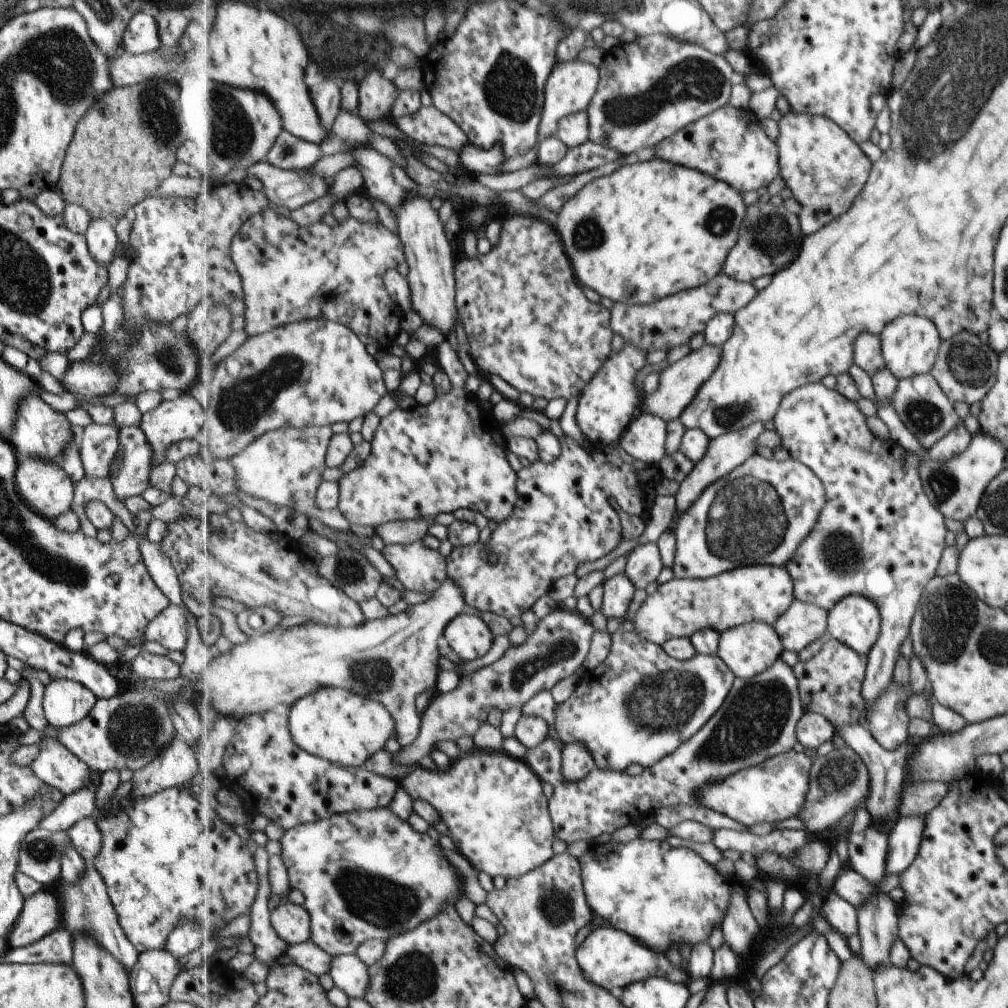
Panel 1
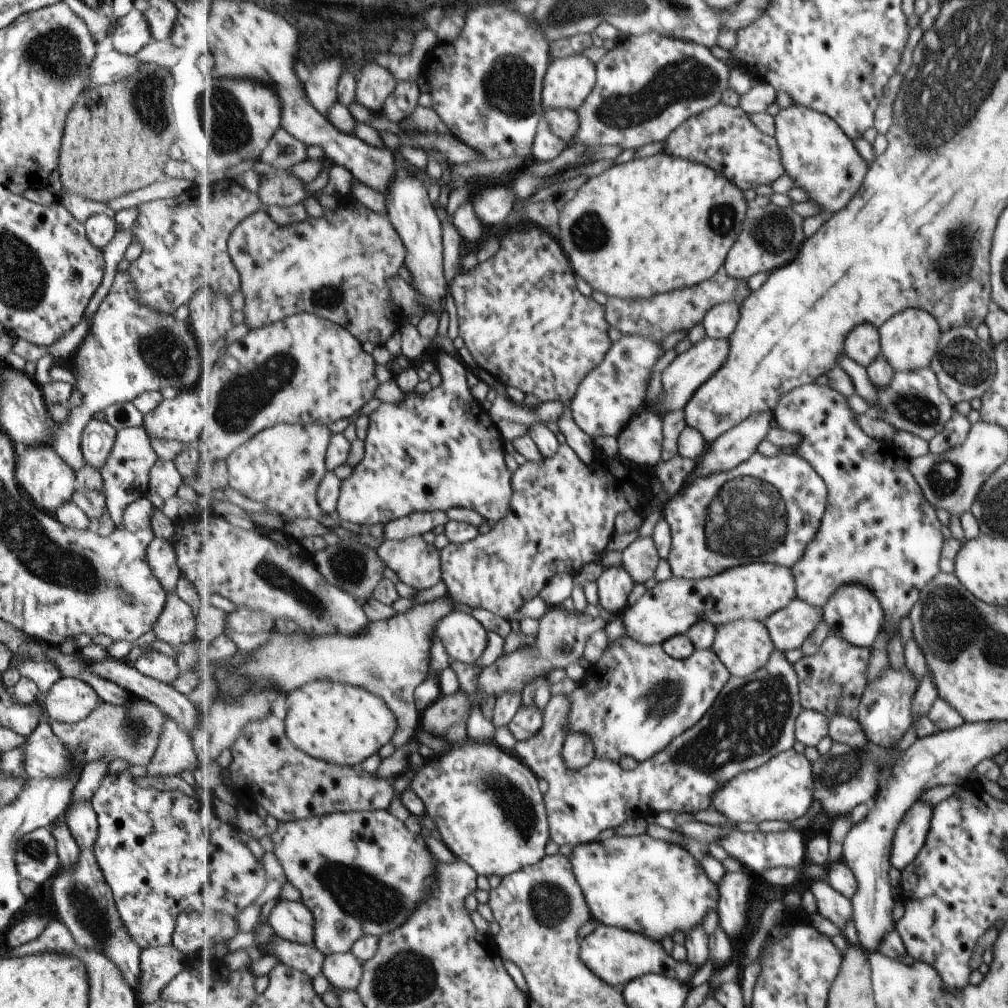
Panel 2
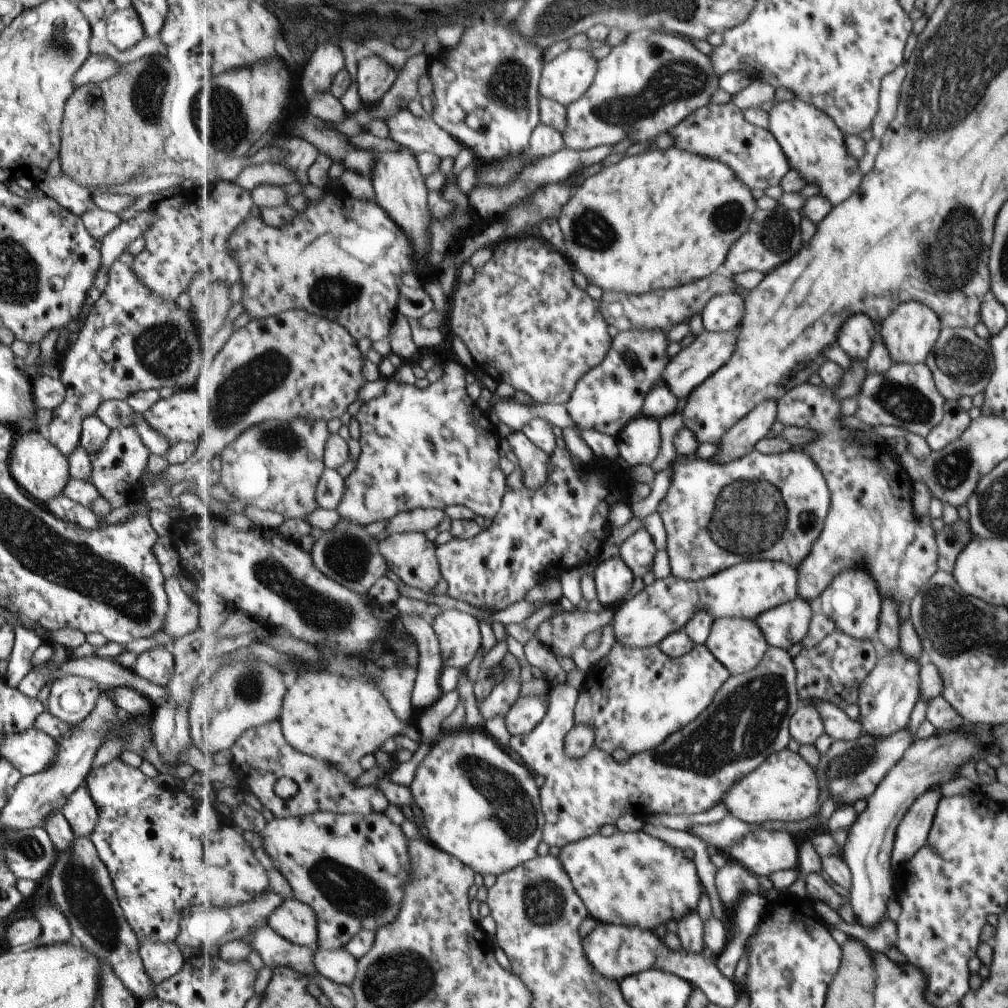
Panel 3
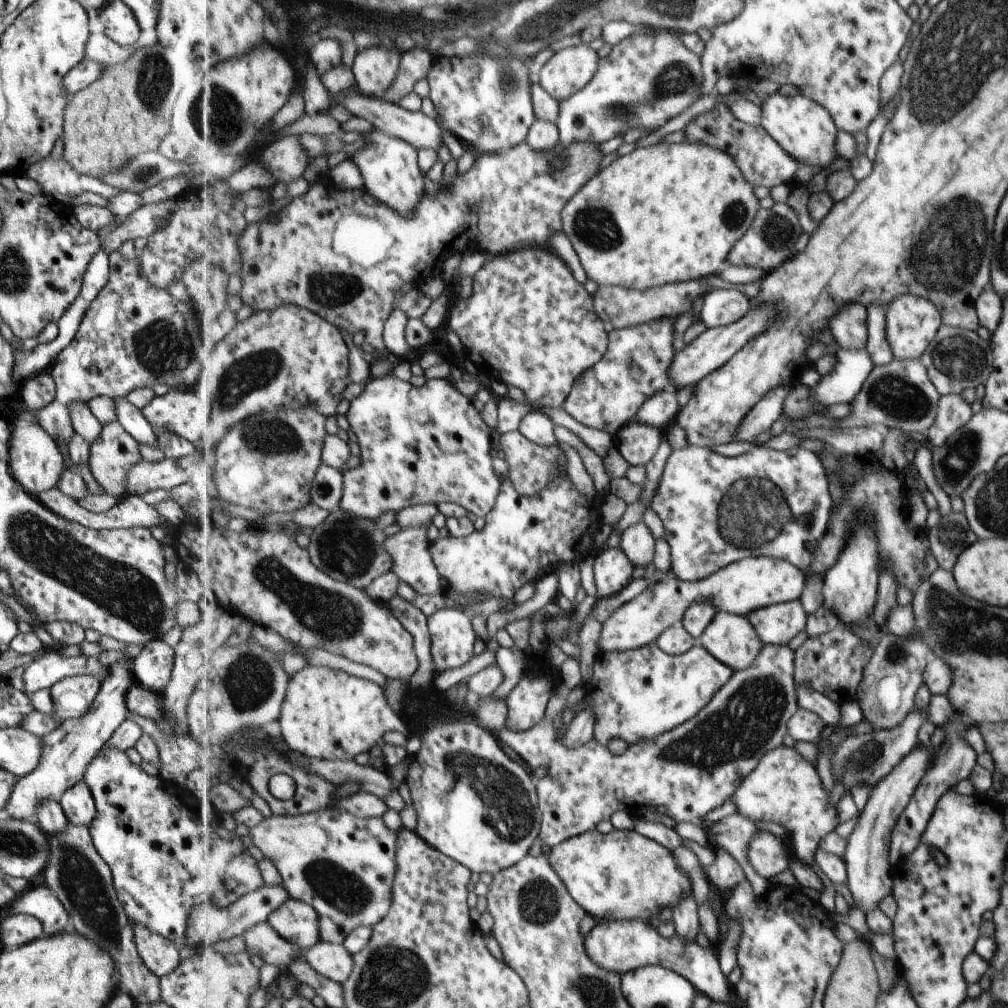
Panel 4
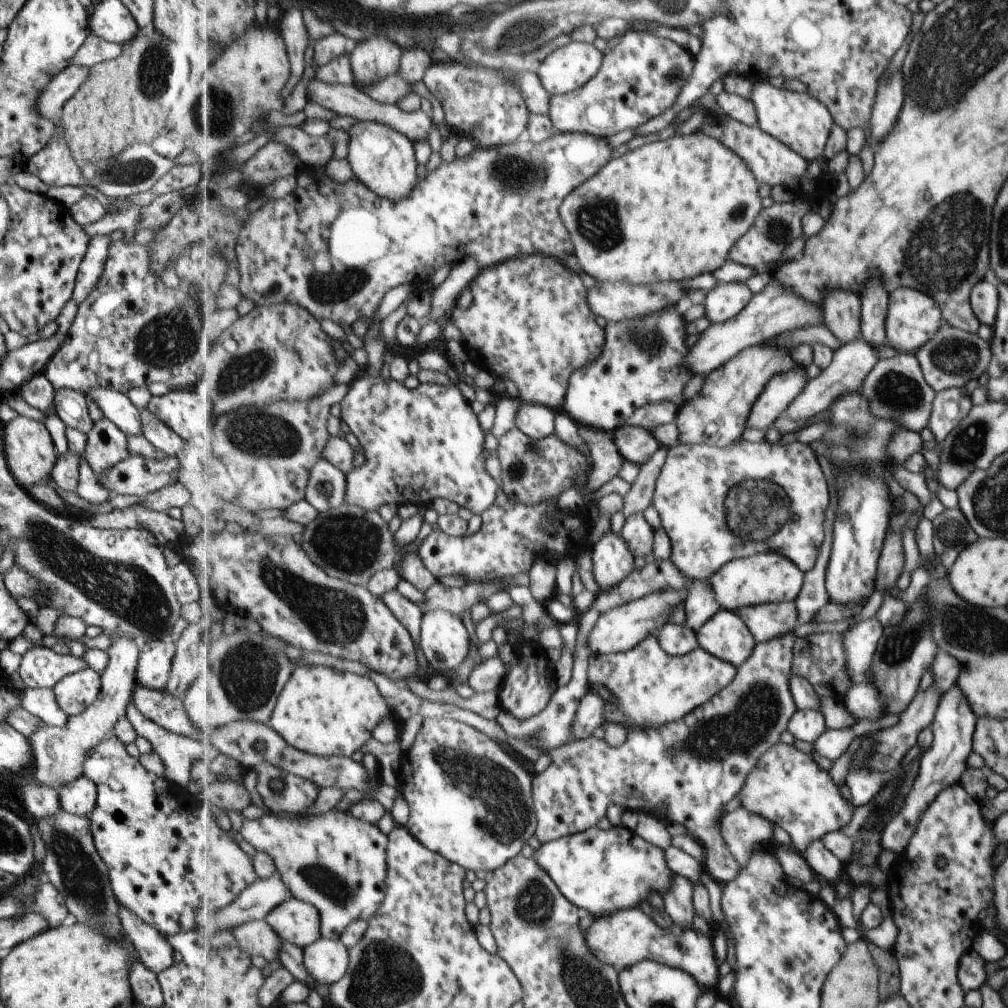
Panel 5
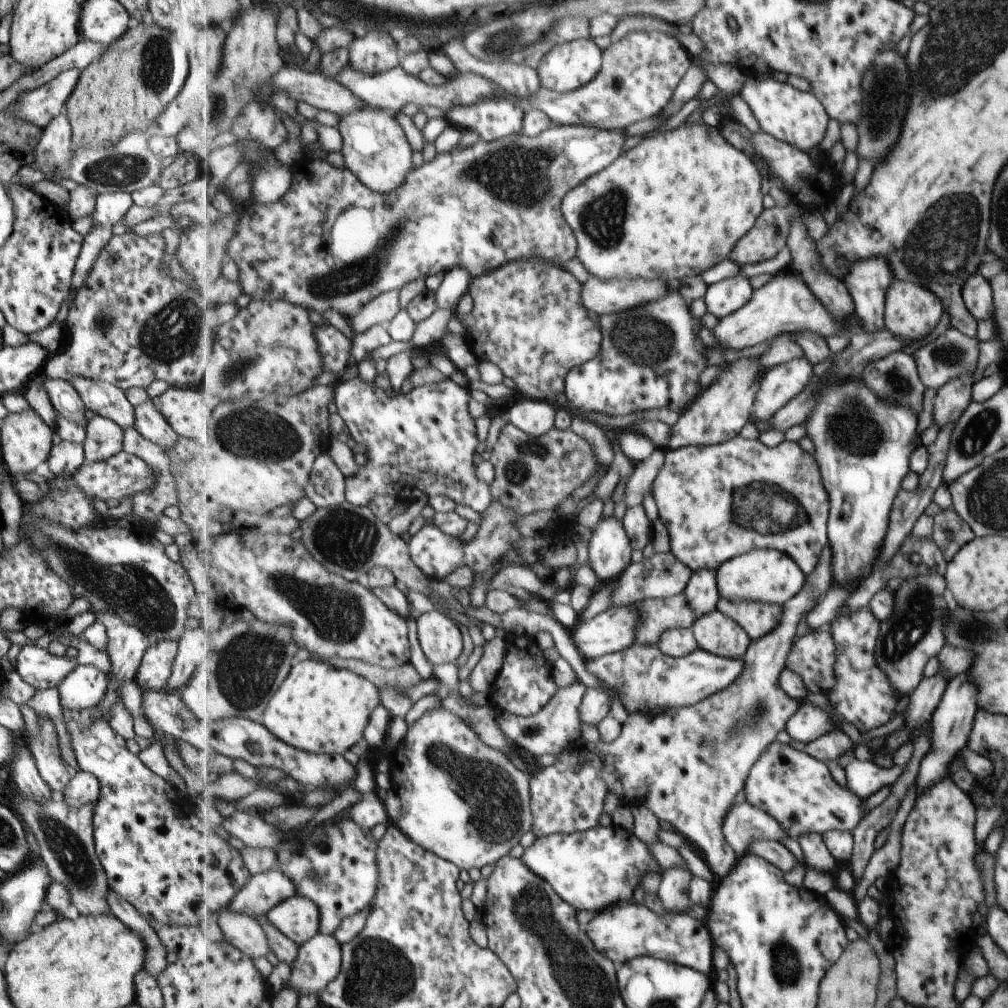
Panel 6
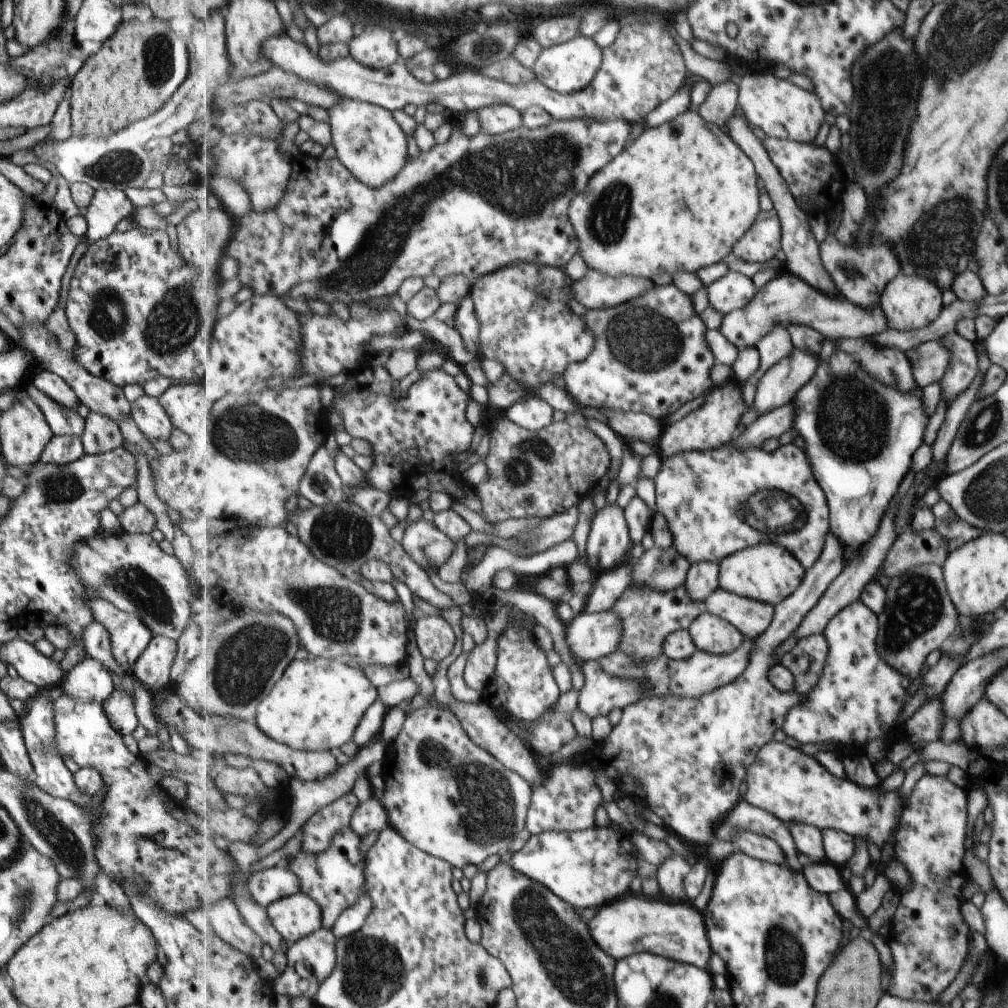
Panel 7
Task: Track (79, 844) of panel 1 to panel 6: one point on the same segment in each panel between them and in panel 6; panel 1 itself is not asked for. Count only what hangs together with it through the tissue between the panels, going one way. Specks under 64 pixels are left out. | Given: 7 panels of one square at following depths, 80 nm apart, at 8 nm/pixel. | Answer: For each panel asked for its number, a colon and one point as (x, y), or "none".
2: (80, 819)
3: (79, 811)
4: (76, 802)
5: (78, 797)
6: (82, 788)

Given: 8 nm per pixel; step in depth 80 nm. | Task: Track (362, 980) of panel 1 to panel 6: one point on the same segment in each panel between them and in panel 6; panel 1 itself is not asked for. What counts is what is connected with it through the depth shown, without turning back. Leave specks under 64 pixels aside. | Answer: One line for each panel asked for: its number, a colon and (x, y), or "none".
2: (345, 971)
3: (339, 965)
4: (334, 961)
5: (328, 960)
6: (319, 961)

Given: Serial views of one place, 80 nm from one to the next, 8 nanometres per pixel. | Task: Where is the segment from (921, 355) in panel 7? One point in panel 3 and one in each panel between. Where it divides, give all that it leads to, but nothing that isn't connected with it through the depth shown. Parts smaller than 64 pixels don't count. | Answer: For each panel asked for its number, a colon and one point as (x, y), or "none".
3: (961, 363)
4: (955, 359)
5: (951, 358)
6: (952, 354)

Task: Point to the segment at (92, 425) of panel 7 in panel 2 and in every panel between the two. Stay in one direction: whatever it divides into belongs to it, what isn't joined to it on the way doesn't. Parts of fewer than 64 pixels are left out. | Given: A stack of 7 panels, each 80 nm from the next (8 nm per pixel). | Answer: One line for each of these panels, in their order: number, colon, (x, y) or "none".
2: (125, 473)
3: (117, 469)
4: (110, 457)
5: (105, 446)
6: (102, 438)

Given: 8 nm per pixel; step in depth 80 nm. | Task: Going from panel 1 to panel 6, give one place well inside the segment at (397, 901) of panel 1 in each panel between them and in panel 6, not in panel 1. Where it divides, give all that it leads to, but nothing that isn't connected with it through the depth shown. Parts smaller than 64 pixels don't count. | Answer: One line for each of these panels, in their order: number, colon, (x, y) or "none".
2: (362, 873)
3: (352, 869)
4: (345, 866)
5: (338, 863)
6: (336, 867)

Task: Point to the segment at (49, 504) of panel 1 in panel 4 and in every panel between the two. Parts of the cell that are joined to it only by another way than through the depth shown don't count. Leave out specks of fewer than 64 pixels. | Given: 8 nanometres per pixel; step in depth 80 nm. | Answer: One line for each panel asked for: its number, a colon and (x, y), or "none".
2: (42, 476)
3: (41, 471)
4: (35, 462)

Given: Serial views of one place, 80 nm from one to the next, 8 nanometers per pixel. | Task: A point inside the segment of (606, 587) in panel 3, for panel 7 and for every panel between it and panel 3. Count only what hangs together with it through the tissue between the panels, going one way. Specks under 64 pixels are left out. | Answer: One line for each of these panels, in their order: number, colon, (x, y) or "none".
4: (613, 569)
5: (614, 561)
6: (610, 548)
7: (609, 542)

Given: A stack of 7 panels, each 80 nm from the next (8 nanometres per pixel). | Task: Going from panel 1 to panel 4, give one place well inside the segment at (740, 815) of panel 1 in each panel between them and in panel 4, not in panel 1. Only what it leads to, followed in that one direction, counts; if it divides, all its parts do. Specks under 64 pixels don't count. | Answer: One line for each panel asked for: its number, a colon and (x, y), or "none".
2: (783, 789)
3: (784, 787)
4: (785, 789)

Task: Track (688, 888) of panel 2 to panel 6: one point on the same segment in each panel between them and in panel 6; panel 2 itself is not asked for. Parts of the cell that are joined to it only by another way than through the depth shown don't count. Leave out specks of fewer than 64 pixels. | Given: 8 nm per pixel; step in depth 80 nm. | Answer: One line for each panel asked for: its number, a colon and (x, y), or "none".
3: (635, 879)
4: (622, 875)
5: (603, 872)
6: (593, 870)

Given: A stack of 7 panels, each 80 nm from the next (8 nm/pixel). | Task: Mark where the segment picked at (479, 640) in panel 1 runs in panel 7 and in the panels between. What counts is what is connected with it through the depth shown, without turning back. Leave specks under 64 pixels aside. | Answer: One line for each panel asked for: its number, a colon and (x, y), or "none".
2: (465, 638)
3: (459, 632)
4: (453, 634)
5: (445, 639)
6: (441, 637)
7: (435, 635)

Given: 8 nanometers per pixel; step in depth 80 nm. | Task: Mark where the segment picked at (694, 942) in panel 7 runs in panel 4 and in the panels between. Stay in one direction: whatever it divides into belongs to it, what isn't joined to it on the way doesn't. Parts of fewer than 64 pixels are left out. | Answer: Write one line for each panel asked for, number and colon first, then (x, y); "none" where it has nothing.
4: (620, 947)
5: (626, 938)
6: (623, 933)

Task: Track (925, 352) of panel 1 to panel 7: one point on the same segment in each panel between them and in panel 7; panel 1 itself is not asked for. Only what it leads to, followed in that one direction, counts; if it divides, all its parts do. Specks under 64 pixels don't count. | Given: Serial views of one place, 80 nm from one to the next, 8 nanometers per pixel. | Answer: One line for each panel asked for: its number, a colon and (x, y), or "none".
2: (908, 341)
3: (908, 333)
4: (911, 322)
5: (912, 318)
6: (910, 312)
7: (908, 302)

